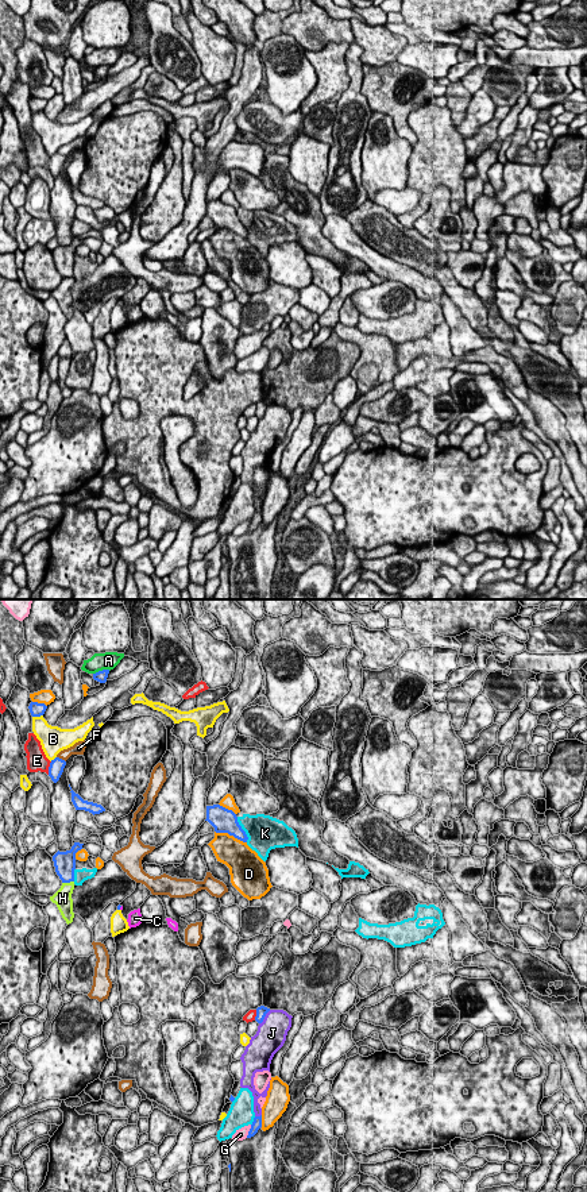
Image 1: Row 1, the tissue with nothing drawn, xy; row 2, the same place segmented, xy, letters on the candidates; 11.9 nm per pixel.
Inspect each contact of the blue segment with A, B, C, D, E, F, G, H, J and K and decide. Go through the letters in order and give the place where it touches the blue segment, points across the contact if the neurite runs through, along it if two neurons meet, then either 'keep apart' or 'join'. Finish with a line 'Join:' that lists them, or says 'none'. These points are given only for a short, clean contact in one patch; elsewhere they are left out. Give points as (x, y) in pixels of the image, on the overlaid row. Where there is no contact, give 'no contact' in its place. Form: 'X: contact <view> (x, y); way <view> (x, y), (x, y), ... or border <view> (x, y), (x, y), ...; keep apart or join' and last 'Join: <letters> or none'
A: contact xy (103, 670); keep apart
B: contact xy (37, 716); keep apart
C: contact xy (120, 906); way xy (119, 906), (120, 906), (122, 906); join
D: contact xy (231, 834); keep apart
E: contact xy (49, 768); keep apart
F: contact xy (61, 759); keep apart
G: contact xy (248, 1131); keep apart
H: contact xy (68, 882); keep apart
J: contact xy (265, 1015); keep apart
K: contact xy (242, 829); keep apart
Join: C

